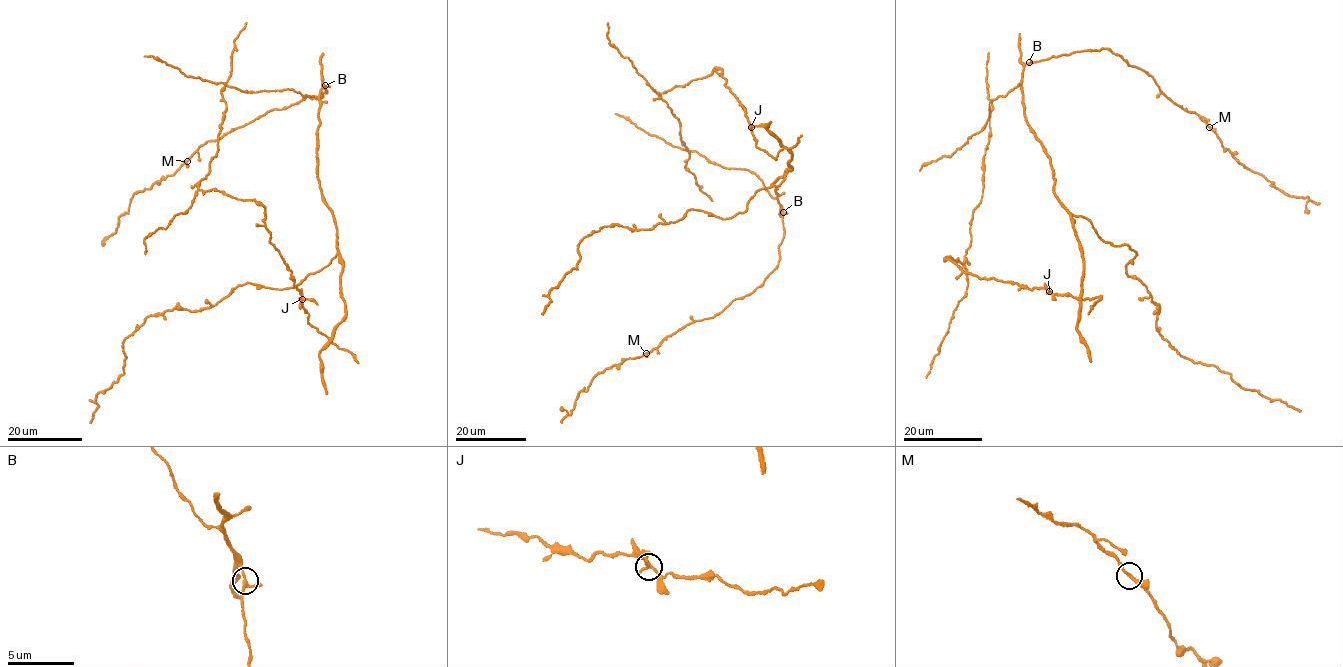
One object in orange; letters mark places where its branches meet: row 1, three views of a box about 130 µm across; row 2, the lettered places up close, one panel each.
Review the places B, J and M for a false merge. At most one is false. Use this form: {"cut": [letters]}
{"cut": ["J"]}

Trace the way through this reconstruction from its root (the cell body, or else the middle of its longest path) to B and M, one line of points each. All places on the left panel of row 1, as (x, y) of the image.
B: (341, 261), (334, 215), (322, 194), (317, 175), (319, 92), (325, 85)
M: (341, 261), (317, 175), (324, 85), (321, 98), (306, 96), (259, 115), (207, 141), (187, 161)

